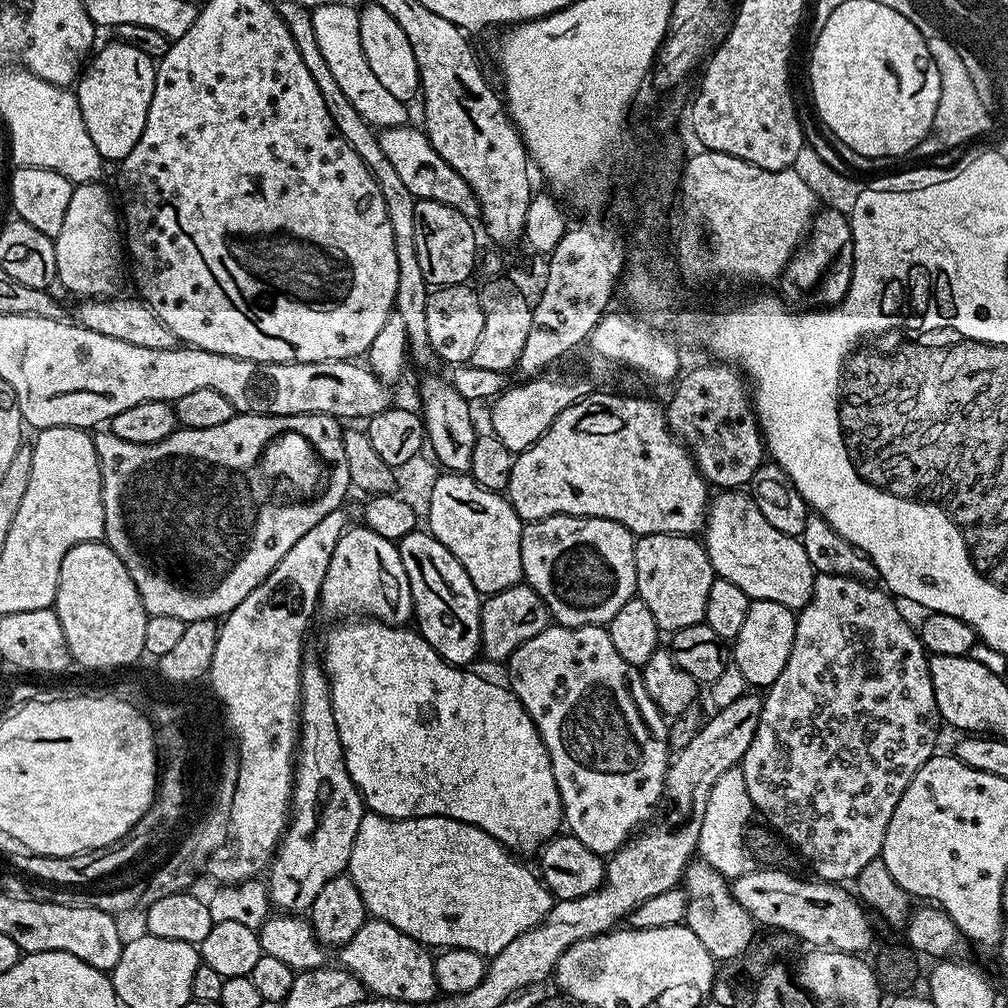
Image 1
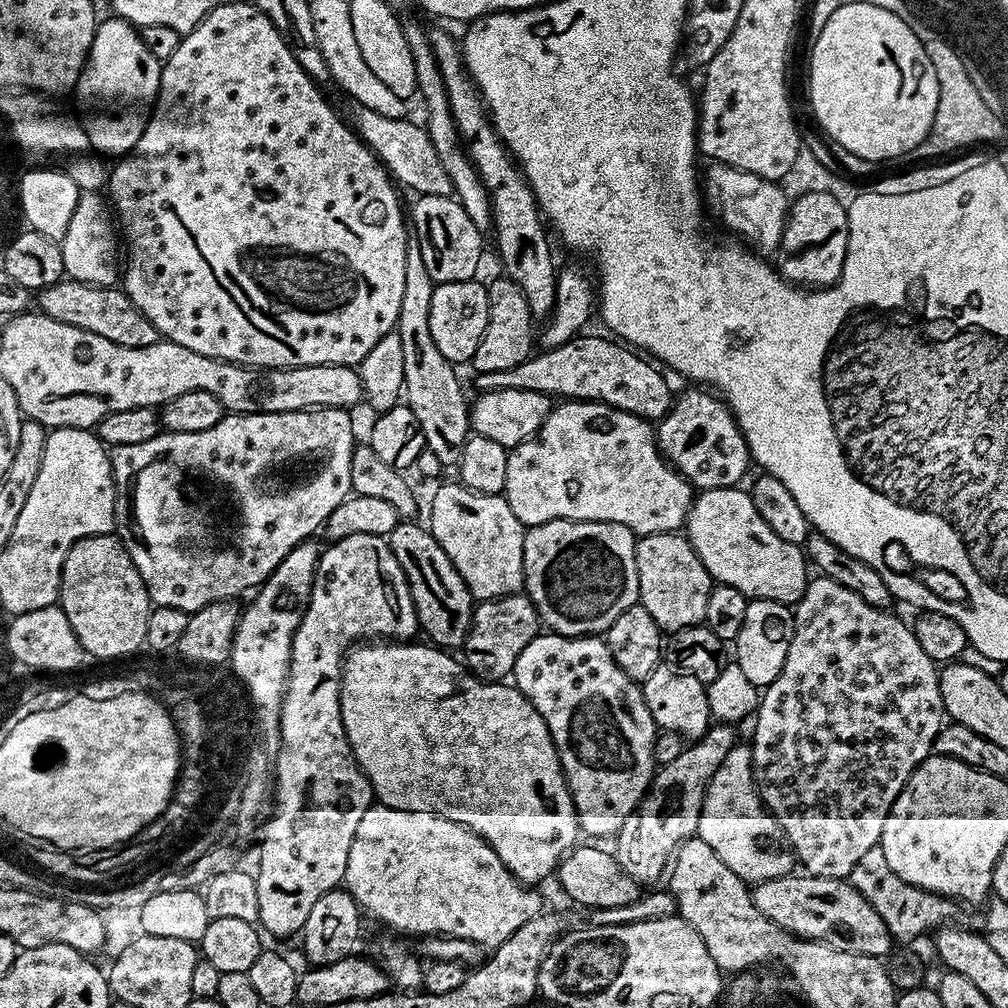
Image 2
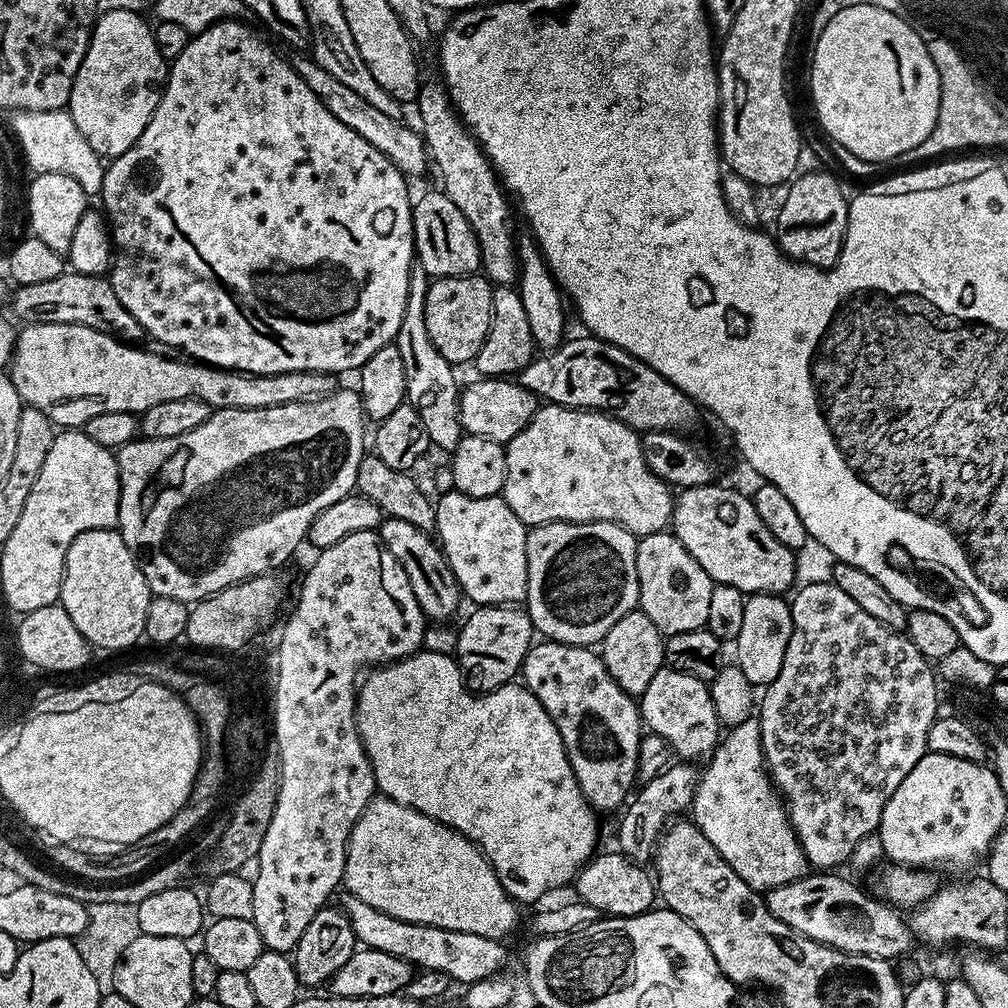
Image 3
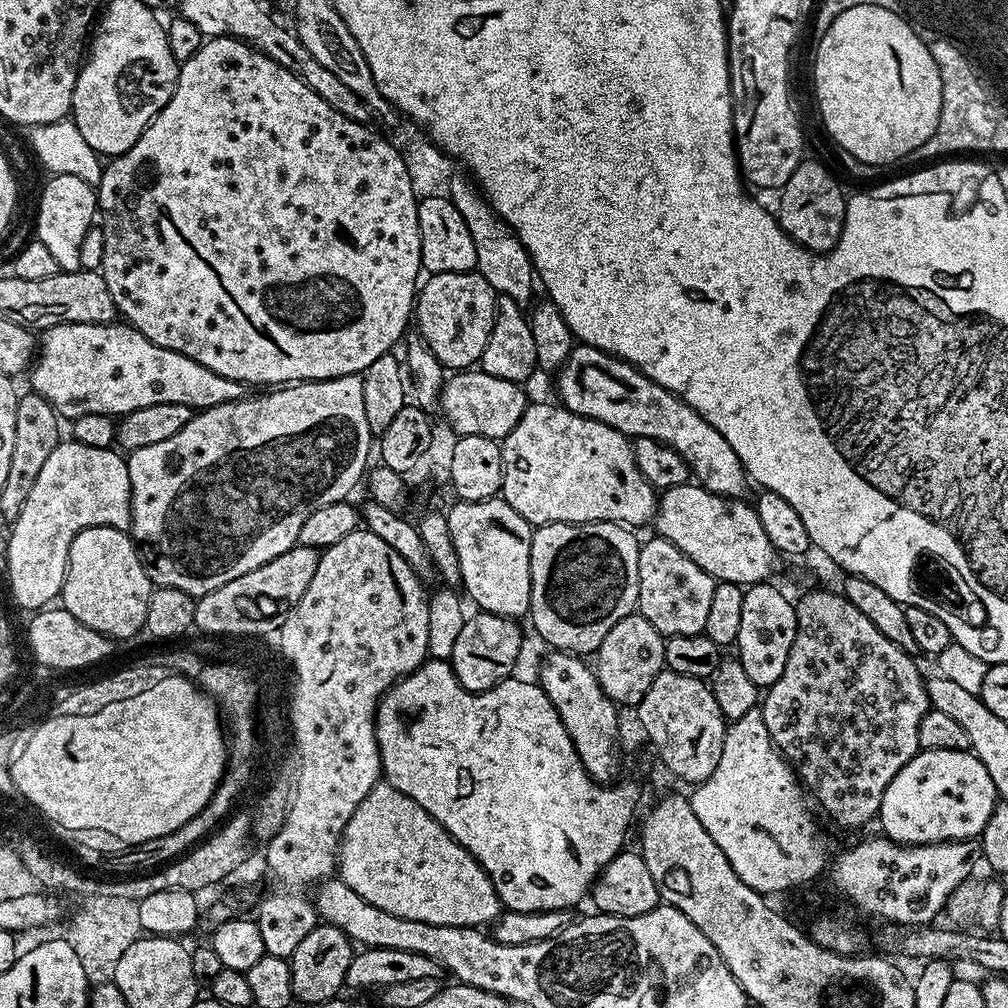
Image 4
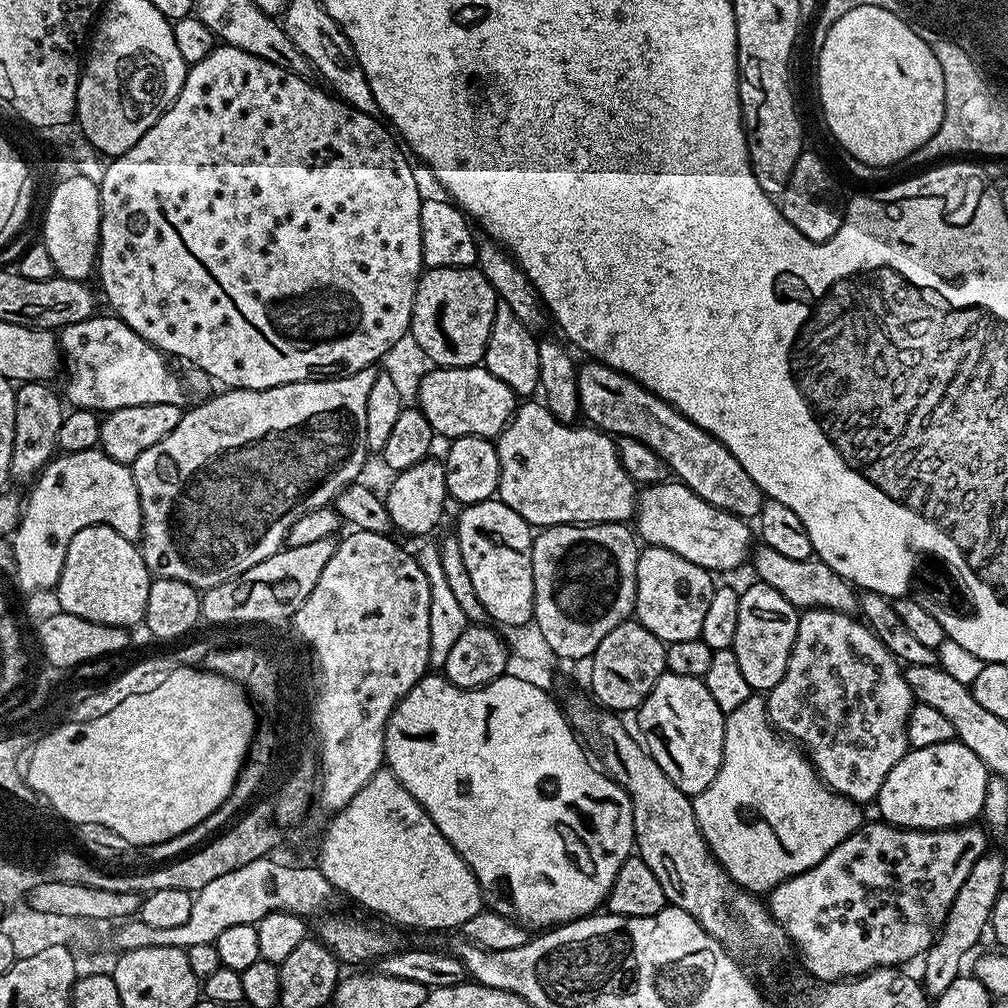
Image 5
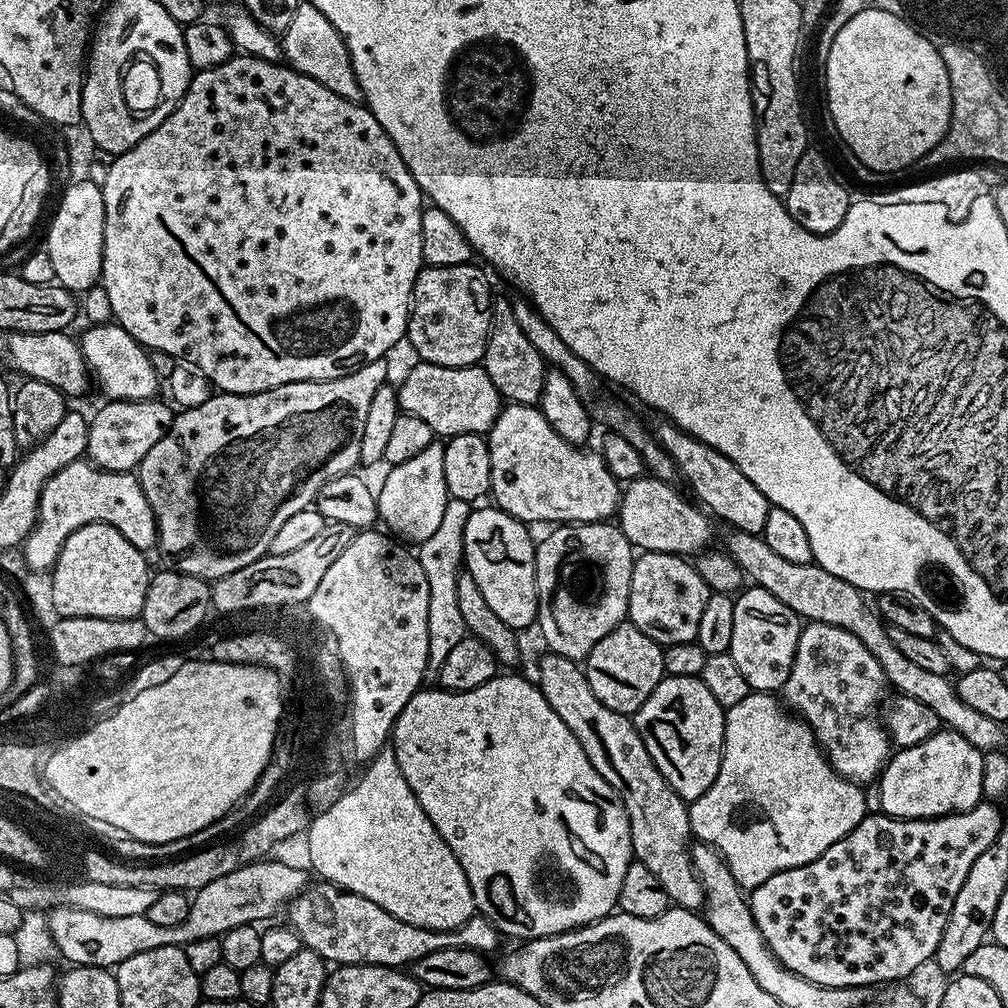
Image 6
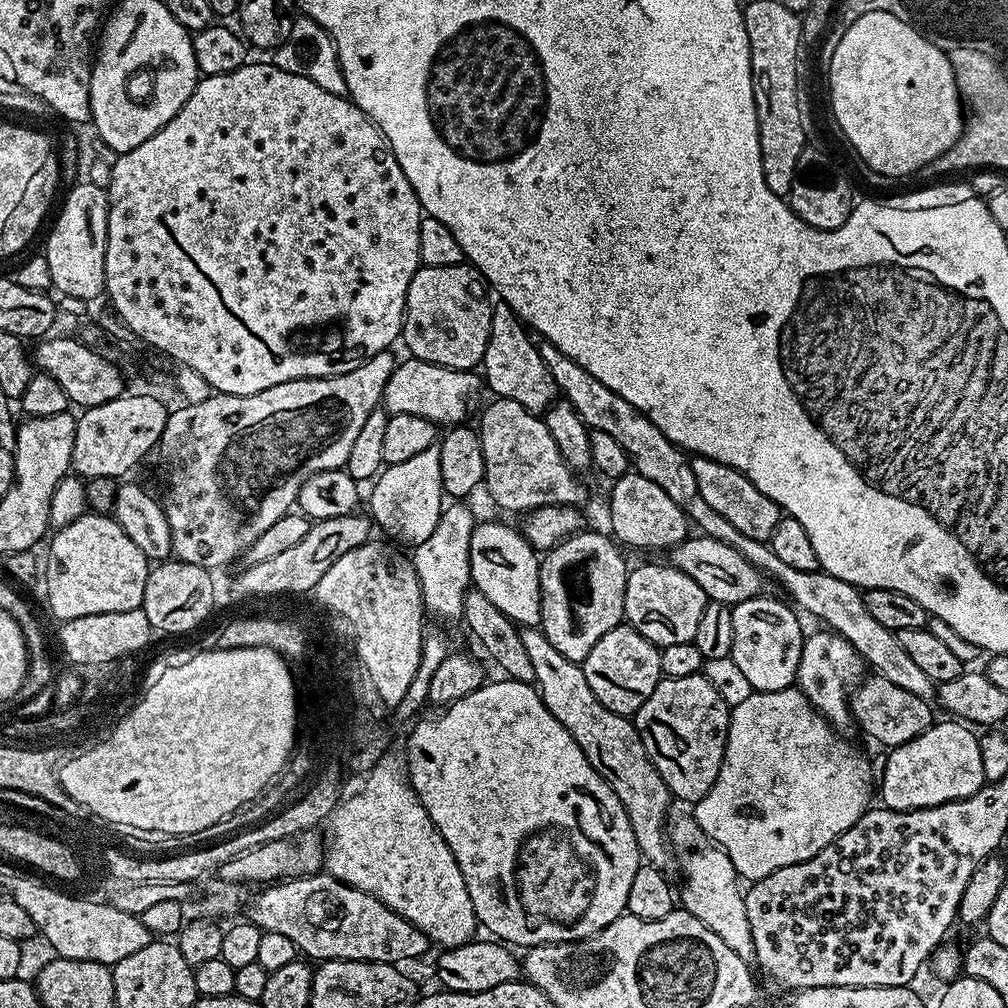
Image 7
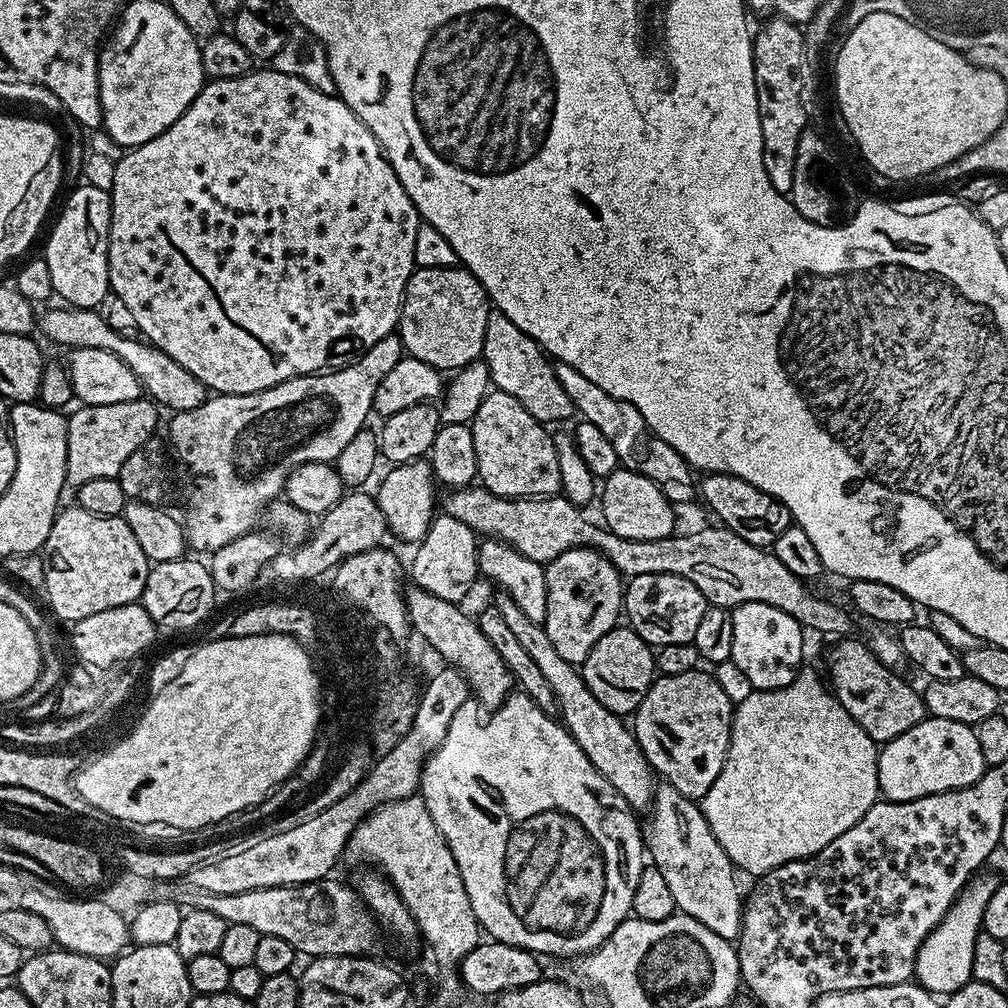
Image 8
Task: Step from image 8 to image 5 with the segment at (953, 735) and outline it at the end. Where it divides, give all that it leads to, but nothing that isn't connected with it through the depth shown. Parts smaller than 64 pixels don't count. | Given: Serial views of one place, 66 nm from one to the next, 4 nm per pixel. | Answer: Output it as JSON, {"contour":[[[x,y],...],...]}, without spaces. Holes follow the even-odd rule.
{"contour":[[[958,739],[913,748],[886,774],[874,804],[880,807],[884,815],[881,817],[896,828],[917,828],[923,832],[962,828],[981,819],[989,775],[982,759]]]}

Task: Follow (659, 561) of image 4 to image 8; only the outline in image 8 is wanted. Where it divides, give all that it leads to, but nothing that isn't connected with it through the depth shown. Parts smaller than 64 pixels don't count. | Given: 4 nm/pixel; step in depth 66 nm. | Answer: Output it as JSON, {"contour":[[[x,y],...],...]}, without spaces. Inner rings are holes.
{"contour":[[[642,574],[631,577],[622,592],[622,612],[625,617],[628,615],[627,623],[647,644],[653,646],[691,642],[694,638],[694,630],[698,630],[698,622],[702,622],[702,614],[708,607],[710,605],[707,598],[694,586],[693,582],[688,582],[686,578],[676,577],[674,574]]]}

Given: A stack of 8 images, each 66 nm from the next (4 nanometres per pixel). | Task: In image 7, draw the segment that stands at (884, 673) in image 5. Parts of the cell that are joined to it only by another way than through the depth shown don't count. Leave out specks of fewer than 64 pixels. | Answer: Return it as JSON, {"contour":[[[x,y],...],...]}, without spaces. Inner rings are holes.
{"contour":[[[823,630],[805,635],[802,646],[802,658],[798,662],[796,684],[803,696],[816,711],[837,730],[844,730],[847,724],[853,723],[850,711],[850,693],[866,675],[866,663],[854,648],[839,633]]]}

